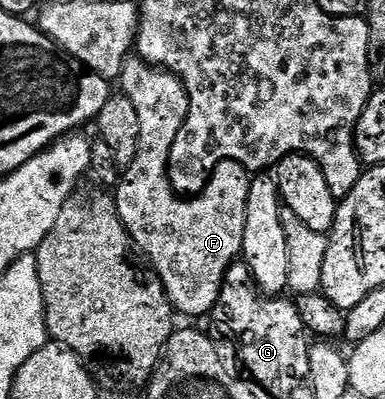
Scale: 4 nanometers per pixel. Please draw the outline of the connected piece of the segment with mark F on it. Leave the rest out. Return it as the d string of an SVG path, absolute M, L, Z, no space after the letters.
M130 58L120 72L118 87L123 96L134 102L134 110L138 110L140 131L138 154L131 166L123 169L114 189L116 209L122 218L122 226L126 226L128 237L138 249L139 255L144 255L152 263L149 265L163 283L173 309L179 315L182 313L192 318L207 317L217 304L230 265L237 263L244 251L250 173L240 164L225 162L215 168L200 195L191 198L177 196L172 190L171 180L168 179L168 159L170 146L174 146L174 138L178 138L178 130L182 130L188 117L188 91L184 88L183 79L163 67L147 64L139 58Z

